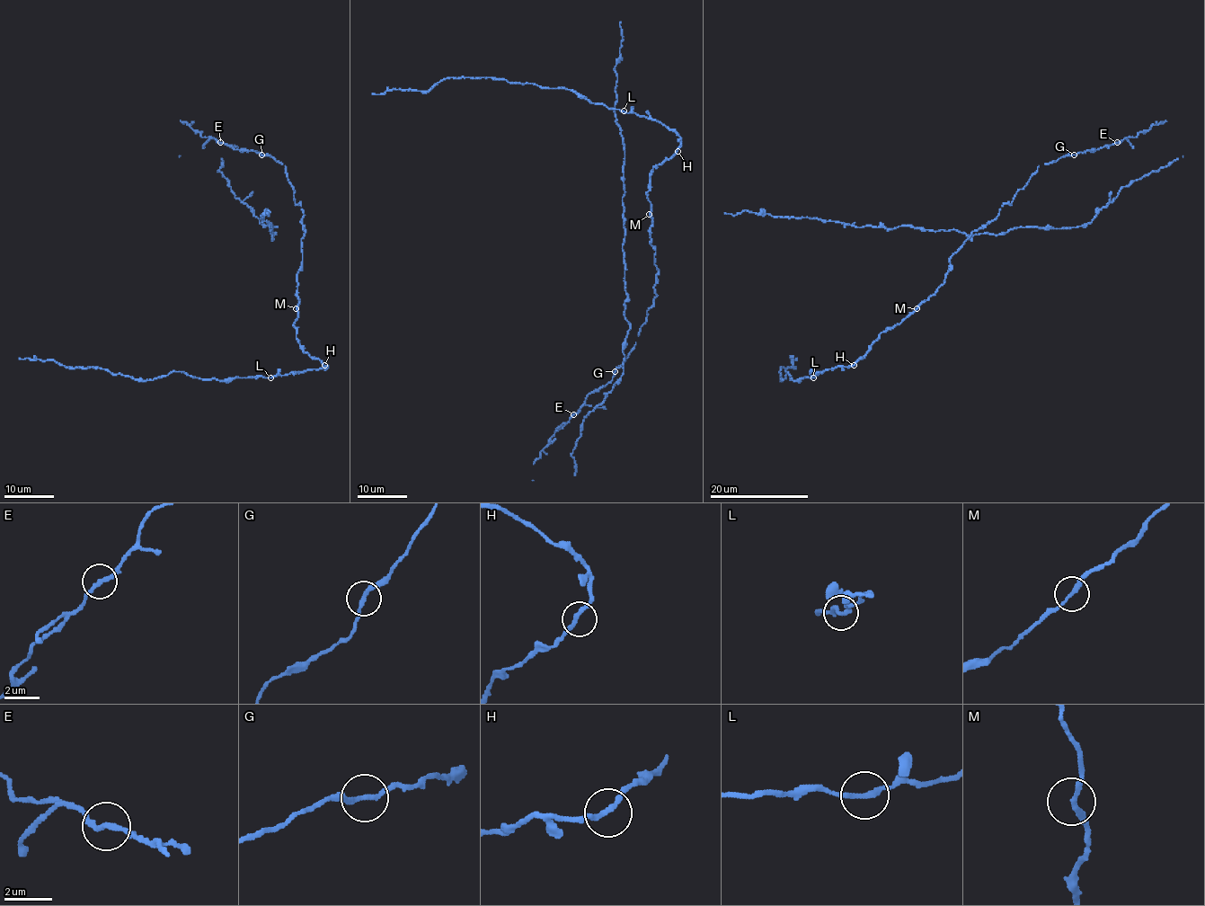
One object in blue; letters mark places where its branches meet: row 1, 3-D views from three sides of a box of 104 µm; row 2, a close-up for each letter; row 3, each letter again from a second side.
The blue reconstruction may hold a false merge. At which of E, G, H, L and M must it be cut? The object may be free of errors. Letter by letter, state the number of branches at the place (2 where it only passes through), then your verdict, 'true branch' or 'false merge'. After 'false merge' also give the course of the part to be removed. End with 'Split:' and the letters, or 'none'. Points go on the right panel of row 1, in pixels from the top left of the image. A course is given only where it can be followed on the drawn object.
E: 2 branches meet; true branch
G: 2 branches meet; true branch
H: 2 branches meet; true branch
L: 2 branches meet; true branch
M: 2 branches meet; true branch
Split: none

